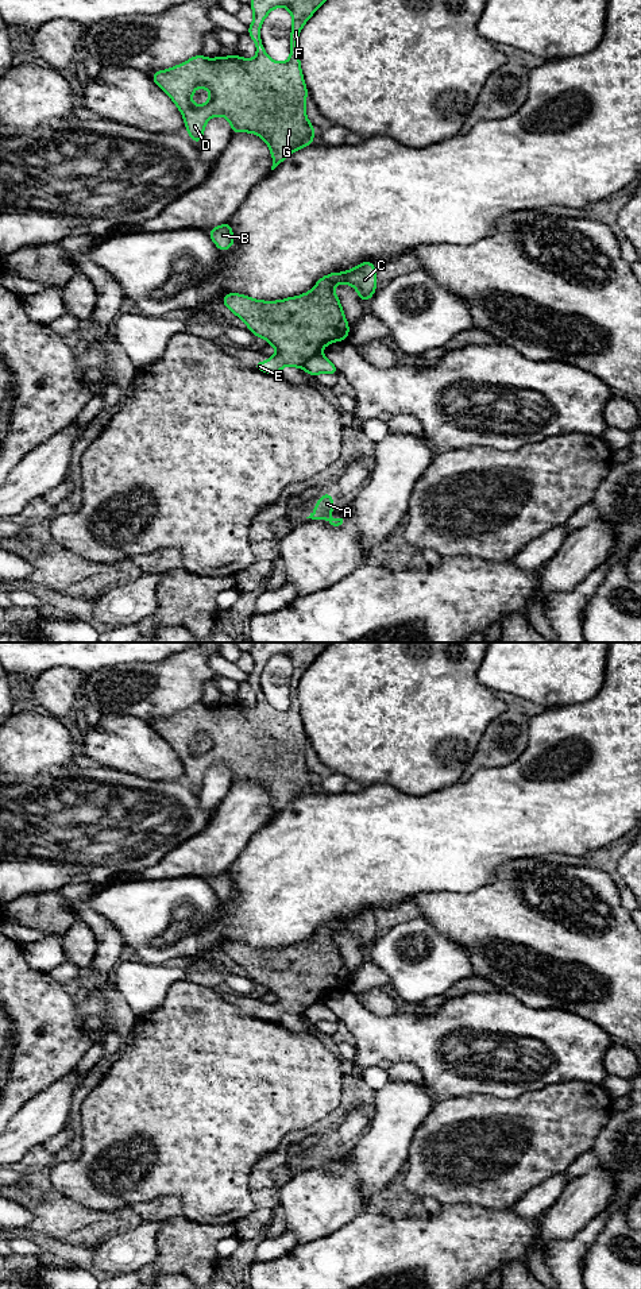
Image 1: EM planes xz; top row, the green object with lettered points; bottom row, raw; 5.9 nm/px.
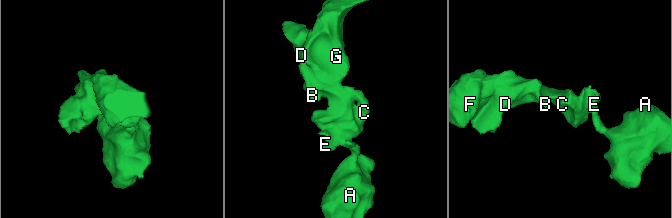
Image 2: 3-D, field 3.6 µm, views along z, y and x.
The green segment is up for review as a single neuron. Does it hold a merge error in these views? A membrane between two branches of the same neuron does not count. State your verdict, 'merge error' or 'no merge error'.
merge error

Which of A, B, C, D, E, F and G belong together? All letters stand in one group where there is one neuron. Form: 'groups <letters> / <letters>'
groups A / B C D E F G

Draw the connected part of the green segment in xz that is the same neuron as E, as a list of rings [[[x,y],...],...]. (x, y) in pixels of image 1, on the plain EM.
[[[366,908],[345,921],[331,921],[310,939],[281,949],[259,949],[238,941],[224,943],[221,952],[240,965],[252,983],[277,996],[274,1004],[255,1010],[254,1016],[273,1023],[279,1023],[282,1014],[302,1016],[324,993],[347,988],[350,973],[333,939],[336,931],[354,934],[359,946],[368,949],[378,931],[374,911]]]

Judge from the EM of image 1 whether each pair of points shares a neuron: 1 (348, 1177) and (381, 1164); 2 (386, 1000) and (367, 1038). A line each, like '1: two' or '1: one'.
1: two
2: two

